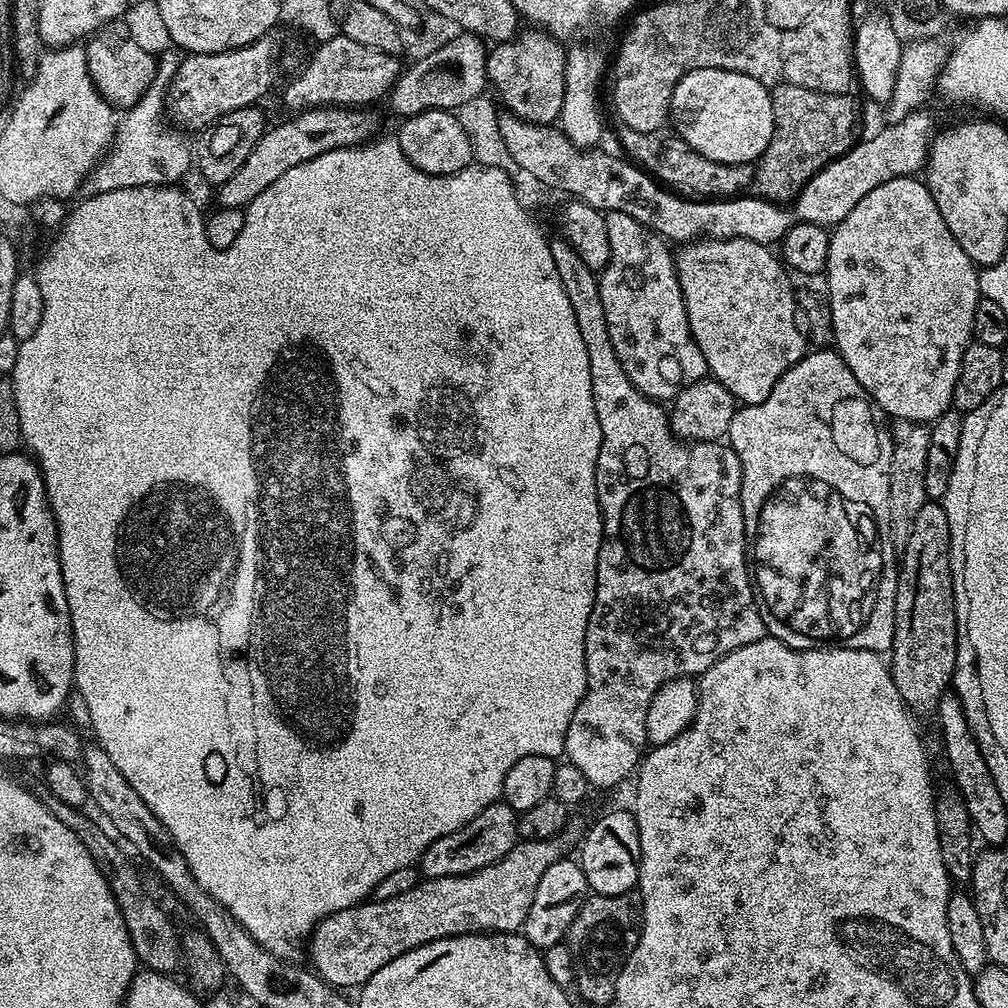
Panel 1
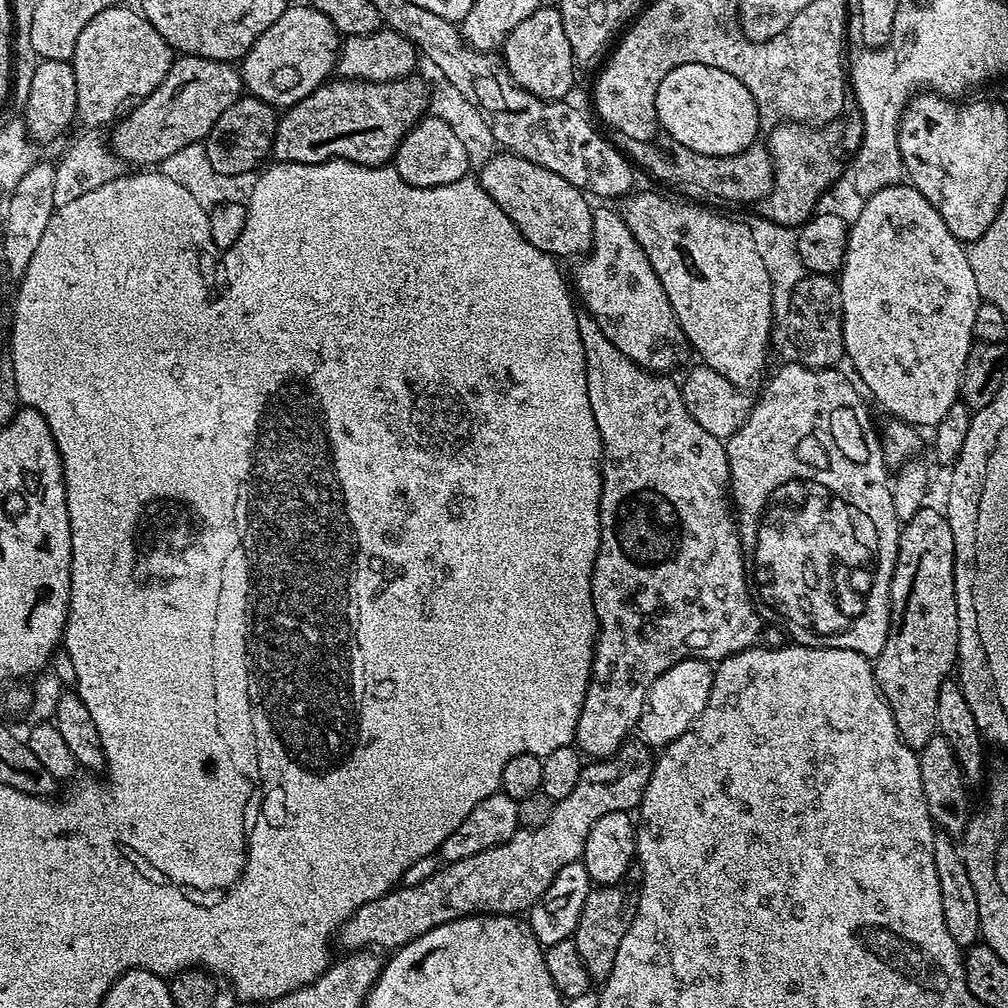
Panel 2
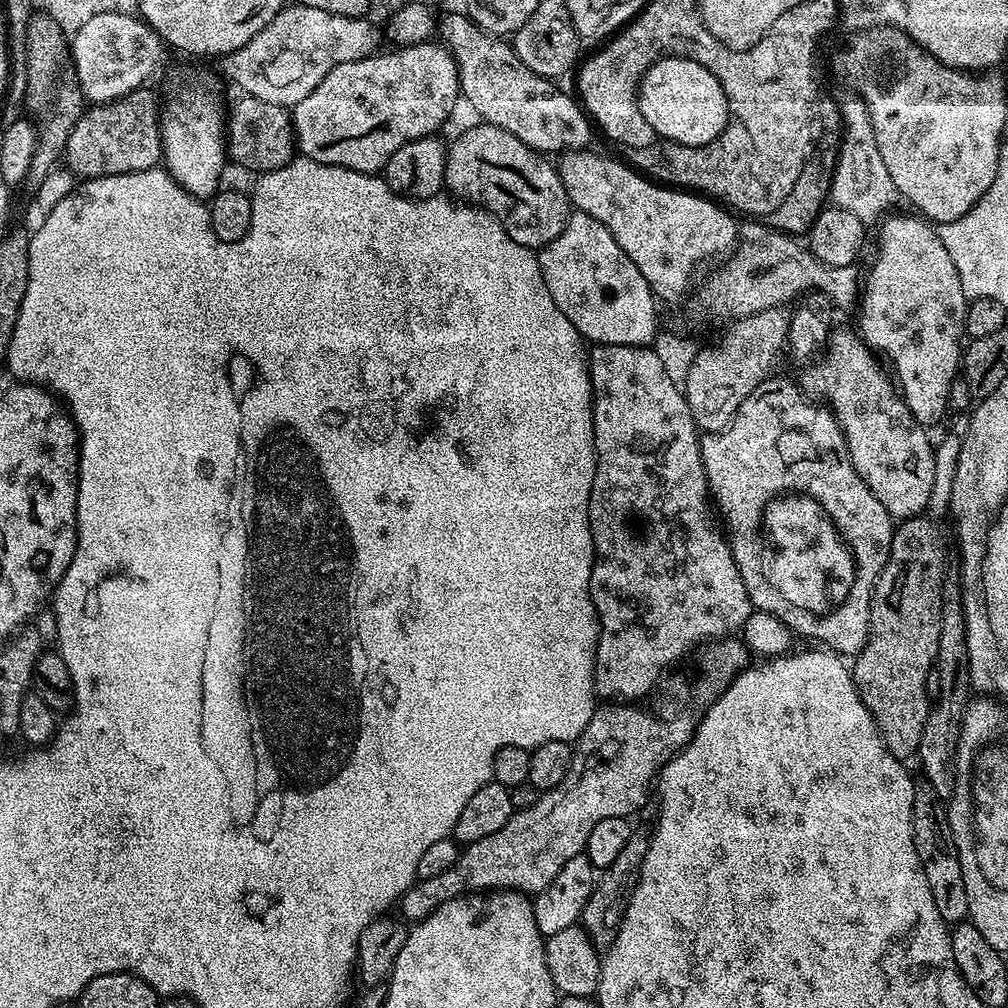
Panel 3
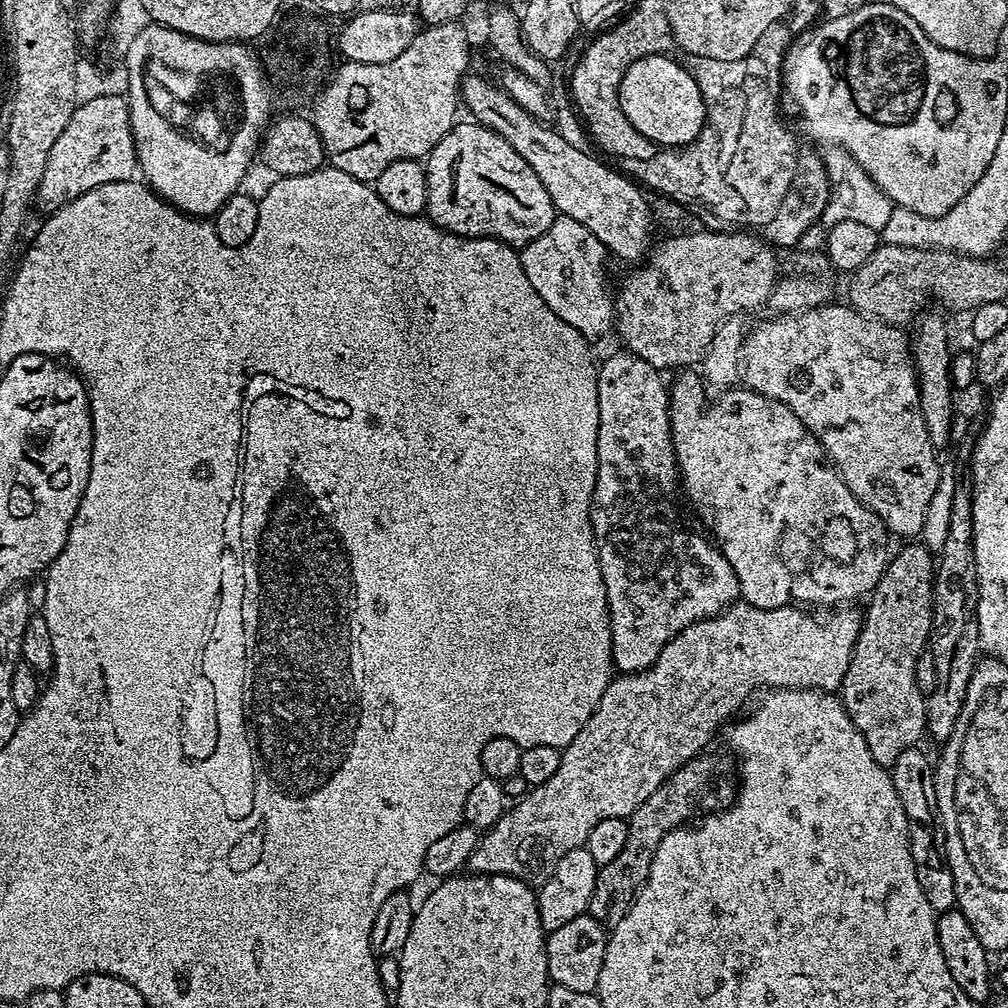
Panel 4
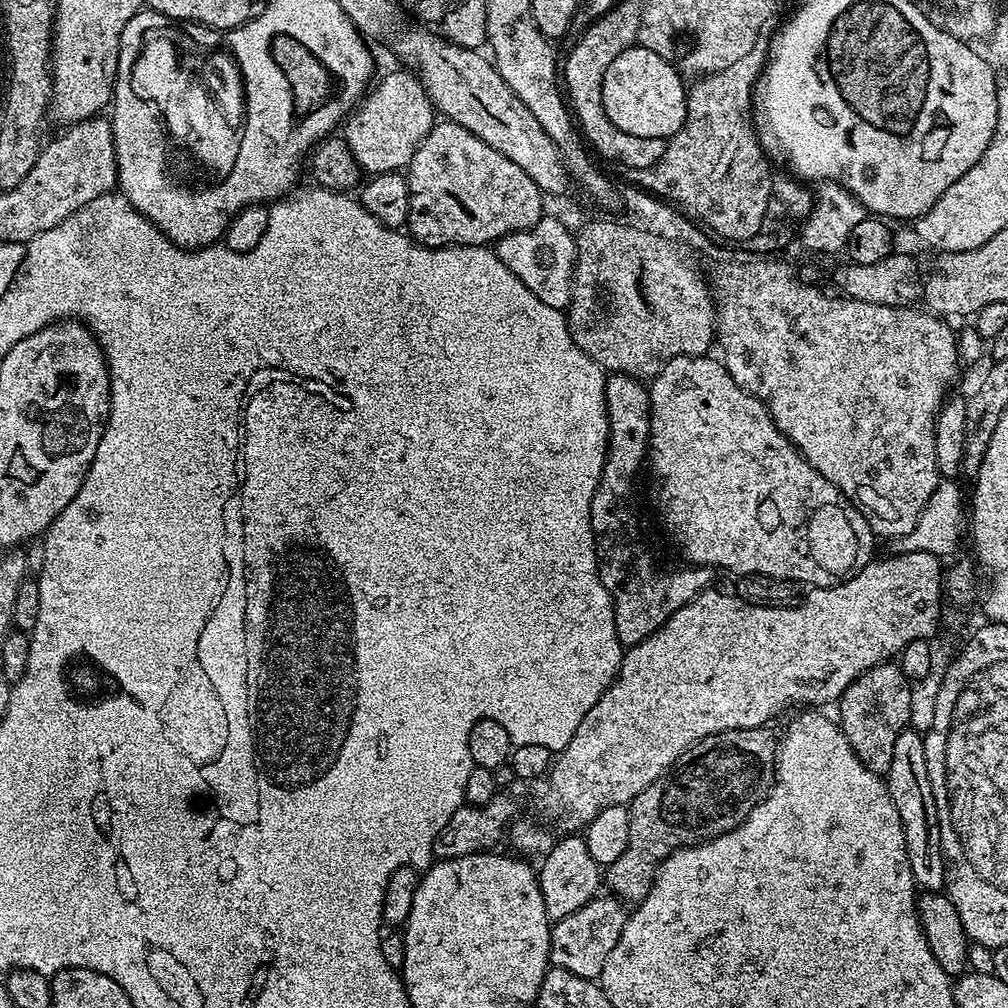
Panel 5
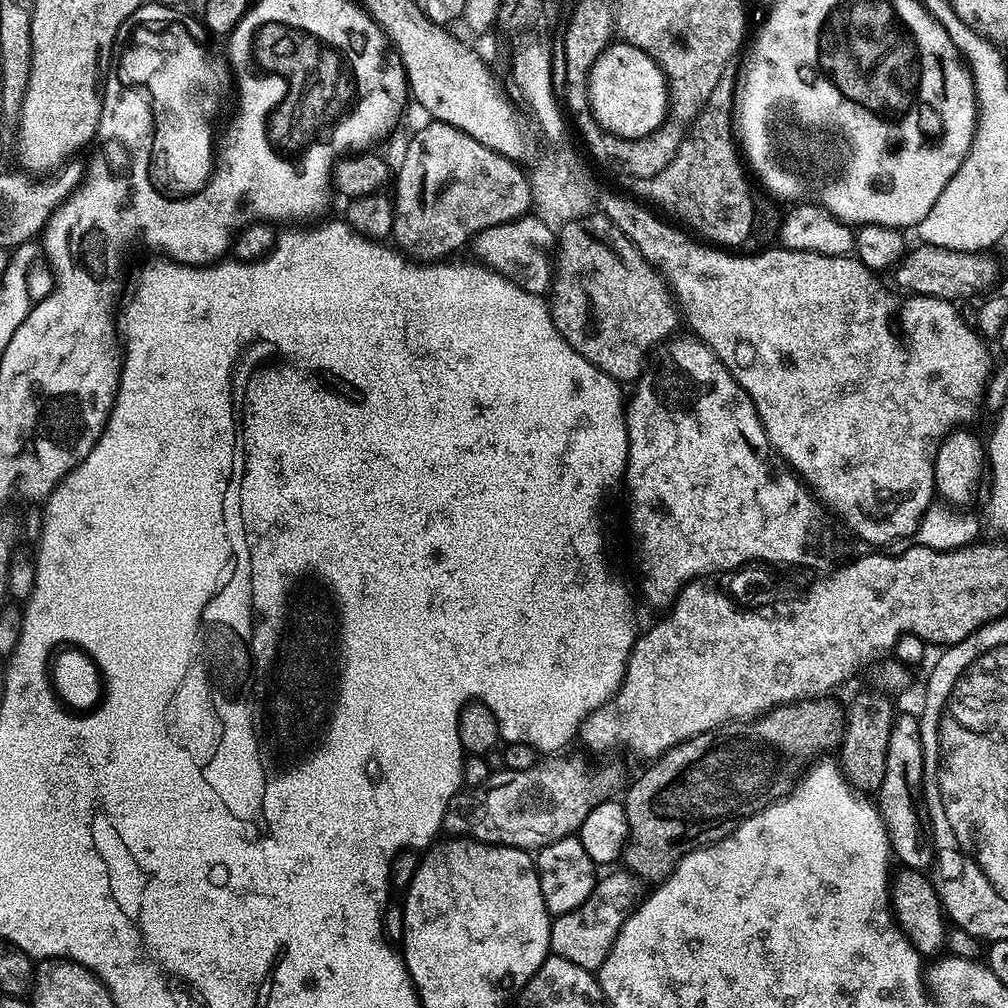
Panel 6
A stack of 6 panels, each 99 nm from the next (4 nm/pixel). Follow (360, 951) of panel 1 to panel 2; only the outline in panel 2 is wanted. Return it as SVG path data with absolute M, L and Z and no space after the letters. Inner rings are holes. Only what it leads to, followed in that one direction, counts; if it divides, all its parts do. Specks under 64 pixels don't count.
M625 742L610 756L585 763L582 774L578 778L578 786L566 794L566 798L555 801L550 818L537 828L517 828L516 833L506 842L498 846L490 846L490 850L482 850L482 854L473 854L471 858L462 858L462 862L444 864L437 867L436 873L426 882L418 882L418 886L397 886L382 898L374 898L374 902L366 902L341 926L338 933L338 944L344 950L395 950L414 942L414 938L422 938L434 926L442 926L446 922L454 922L463 916L491 914L494 916L510 916L527 913L529 908L546 894L546 886L554 882L554 874L562 870L562 866L570 866L570 862L580 860L584 855L586 838L590 835L590 826L603 818L605 814L615 812L631 813L639 809L640 799L648 785L654 763L653 753L643 742Z

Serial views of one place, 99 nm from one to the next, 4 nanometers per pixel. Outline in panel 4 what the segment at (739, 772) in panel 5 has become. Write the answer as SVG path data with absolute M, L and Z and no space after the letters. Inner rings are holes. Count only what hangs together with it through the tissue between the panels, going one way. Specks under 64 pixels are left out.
M701 754L683 764L678 771L670 774L670 778L666 778L666 782L662 782L662 786L658 786L658 790L654 790L654 794L650 794L650 798L646 798L646 802L642 802L642 806L638 806L638 810L634 810L632 816L627 817L626 842L622 845L618 858L599 865L596 873L596 889L588 912L600 924L615 926L622 922L636 899L636 893L646 882L650 874L650 862L654 862L654 854L658 850L658 842L662 842L666 834L670 834L675 828L685 827L701 814L729 808L736 799L738 768L733 757L708 755Z

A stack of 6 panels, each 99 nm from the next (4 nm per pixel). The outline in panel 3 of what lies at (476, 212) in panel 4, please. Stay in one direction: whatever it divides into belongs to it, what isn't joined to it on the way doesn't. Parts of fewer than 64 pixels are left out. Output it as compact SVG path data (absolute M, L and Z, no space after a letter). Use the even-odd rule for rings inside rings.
M483 122L466 129L447 150L444 187L457 201L490 213L514 242L533 250L546 247L562 234L570 205L566 186L553 161L548 161L551 159L514 138L510 130Z

